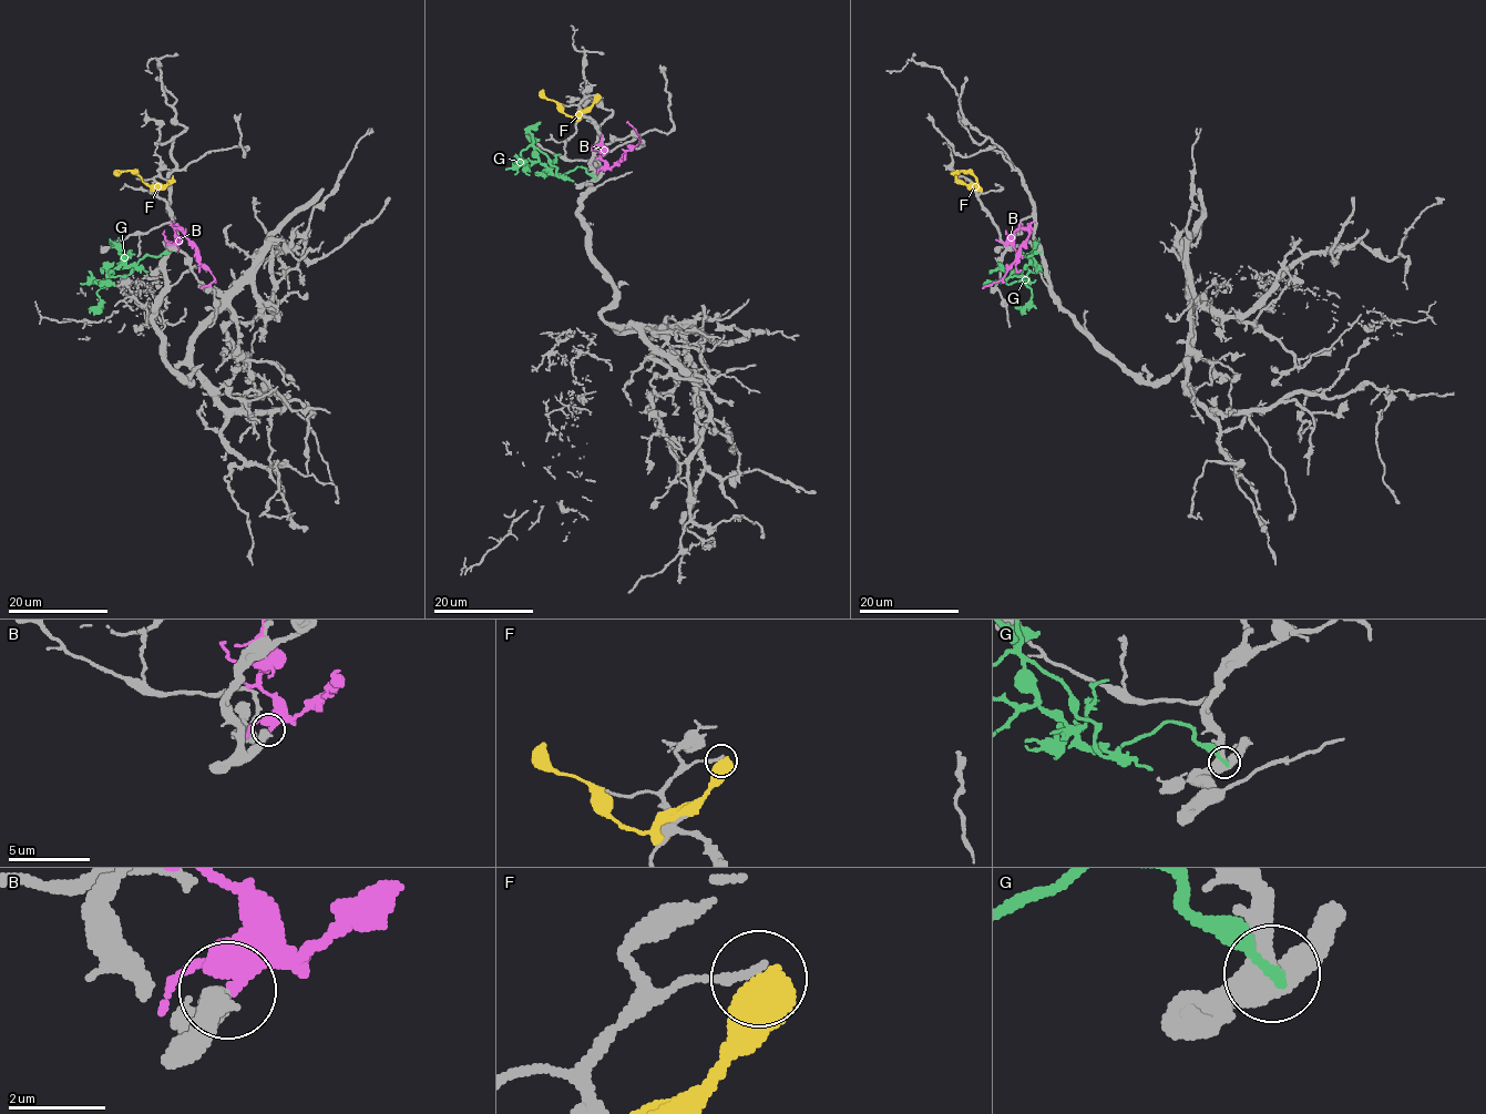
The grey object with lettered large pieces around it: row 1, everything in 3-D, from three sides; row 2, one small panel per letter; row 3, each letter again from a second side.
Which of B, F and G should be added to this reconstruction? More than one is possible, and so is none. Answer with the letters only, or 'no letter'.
no letter

